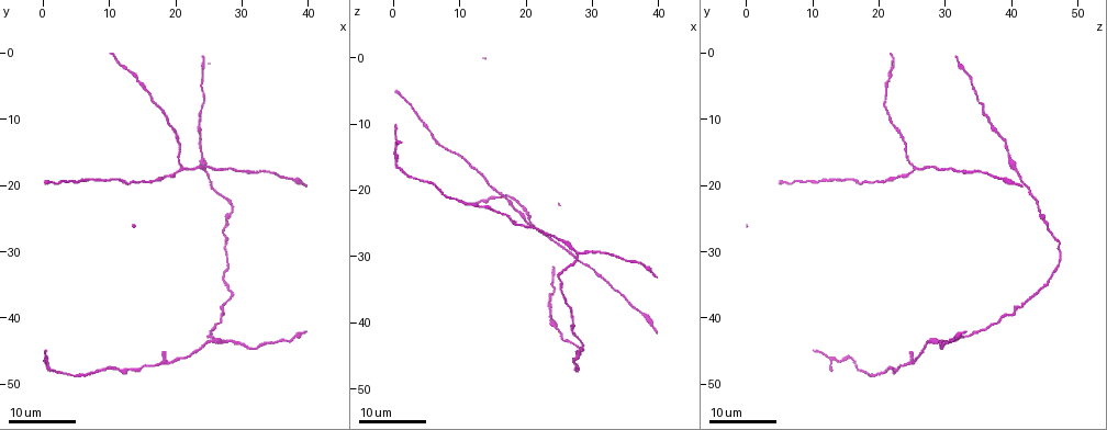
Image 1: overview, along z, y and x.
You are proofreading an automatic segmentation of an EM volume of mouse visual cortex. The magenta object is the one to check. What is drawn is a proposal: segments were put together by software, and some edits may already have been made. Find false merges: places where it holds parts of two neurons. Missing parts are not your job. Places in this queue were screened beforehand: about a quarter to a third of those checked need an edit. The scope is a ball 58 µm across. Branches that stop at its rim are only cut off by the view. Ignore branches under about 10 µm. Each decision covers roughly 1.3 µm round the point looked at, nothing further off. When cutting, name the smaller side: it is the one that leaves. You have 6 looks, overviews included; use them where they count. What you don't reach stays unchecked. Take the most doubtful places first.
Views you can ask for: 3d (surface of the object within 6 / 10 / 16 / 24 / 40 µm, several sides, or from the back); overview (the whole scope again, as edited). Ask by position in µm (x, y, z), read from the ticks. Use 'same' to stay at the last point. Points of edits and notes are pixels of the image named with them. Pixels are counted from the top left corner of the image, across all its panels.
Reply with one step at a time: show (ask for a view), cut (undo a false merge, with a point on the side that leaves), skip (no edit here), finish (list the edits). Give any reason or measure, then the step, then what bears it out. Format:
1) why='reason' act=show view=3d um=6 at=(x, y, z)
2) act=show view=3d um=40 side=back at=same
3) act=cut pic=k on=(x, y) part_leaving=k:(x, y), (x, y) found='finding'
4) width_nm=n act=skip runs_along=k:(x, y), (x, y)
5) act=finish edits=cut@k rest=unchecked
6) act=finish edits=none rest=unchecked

why='arms part here' act=show view=3d um=24 at=(28.0, 43.5, 29.0)

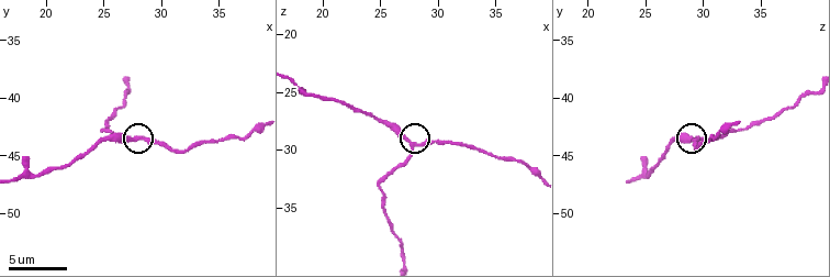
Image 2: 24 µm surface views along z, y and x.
act=show view=3d um=6 at=same

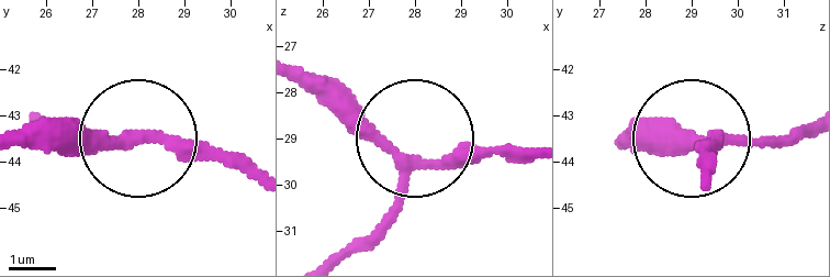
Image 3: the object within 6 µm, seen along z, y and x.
act=show view=3d um=6 side=back at=same

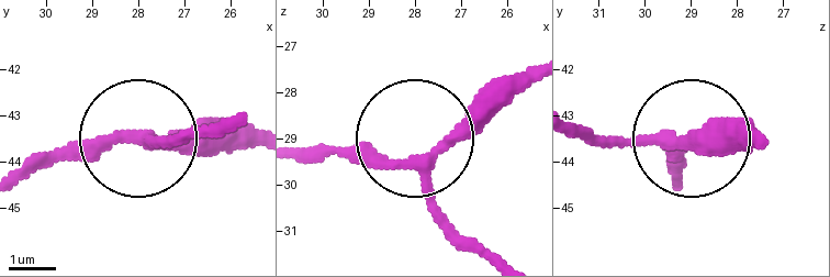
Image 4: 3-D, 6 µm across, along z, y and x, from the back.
arms=3 act=skip runs_along=4:(208, 129), (113, 133), (19, 165) found='all the same neuron'

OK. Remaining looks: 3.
why='three-way junction' act=show view=3d um=24 at=(21.0, 17.5, 25.0)

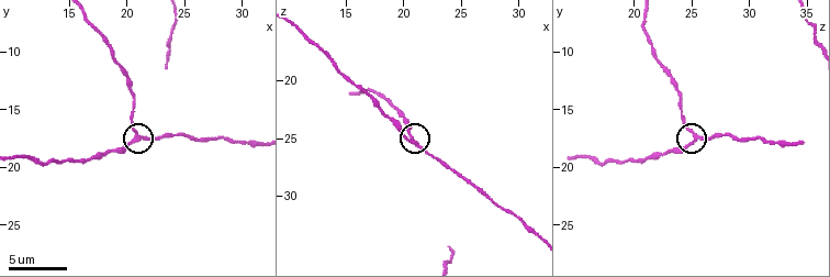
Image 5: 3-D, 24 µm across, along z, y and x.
act=show view=3d um=10 at=(20.6, 17.8, 25.4)

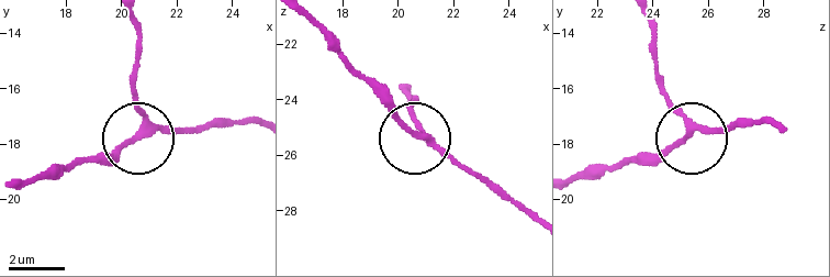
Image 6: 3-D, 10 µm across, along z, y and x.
act=skip found='one neuron here'

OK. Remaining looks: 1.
act=finish edits=none rest=unchecked

